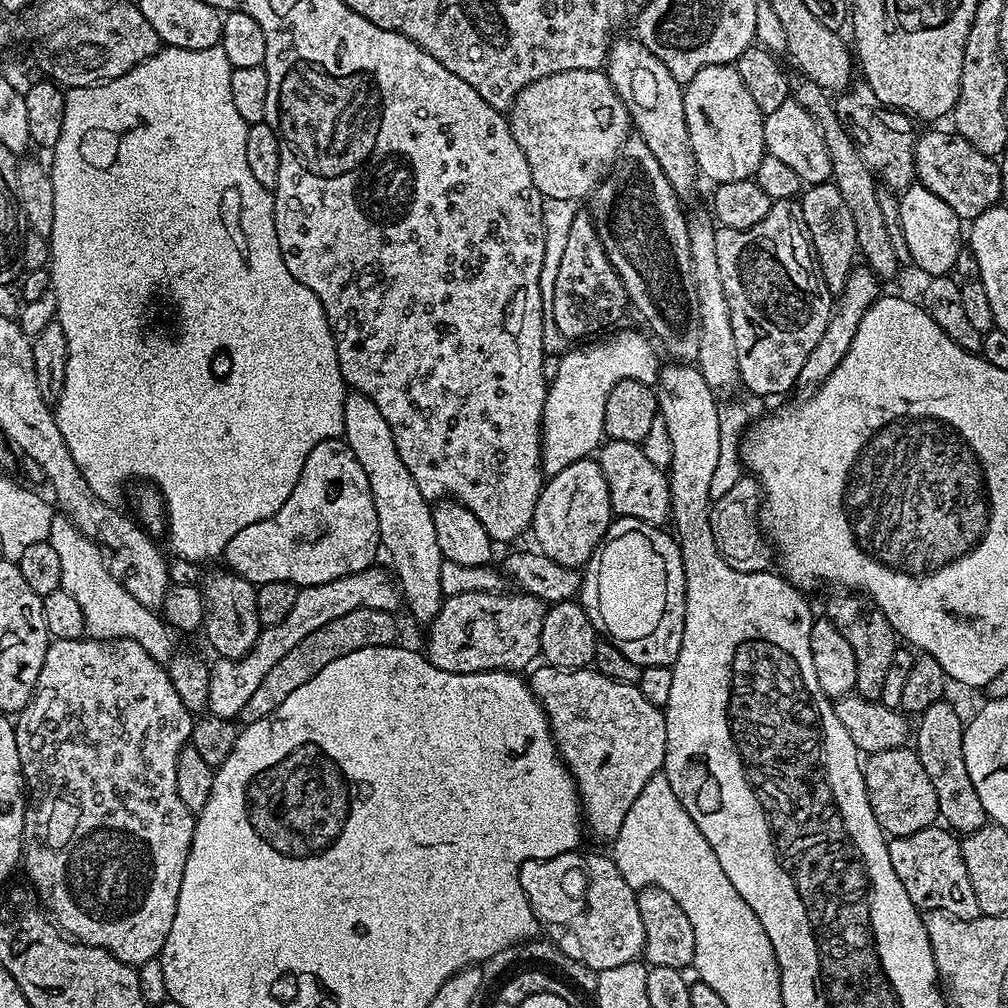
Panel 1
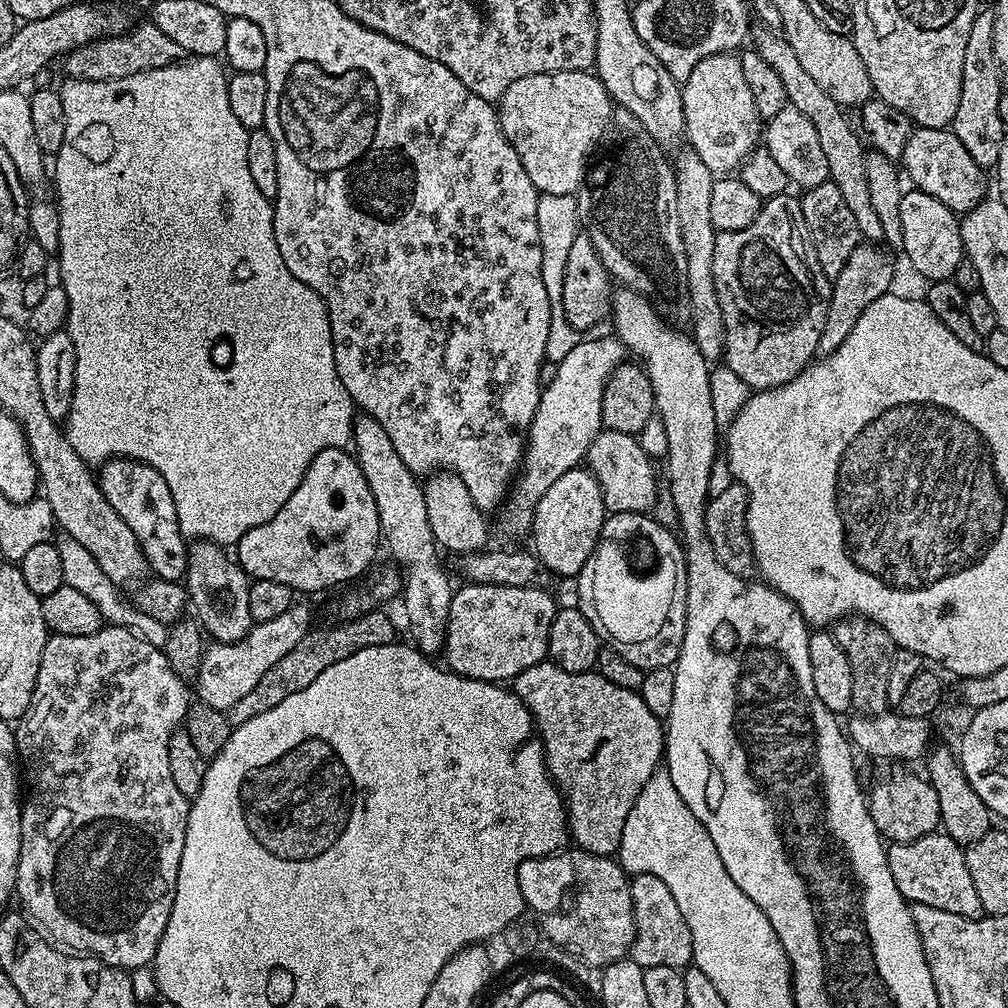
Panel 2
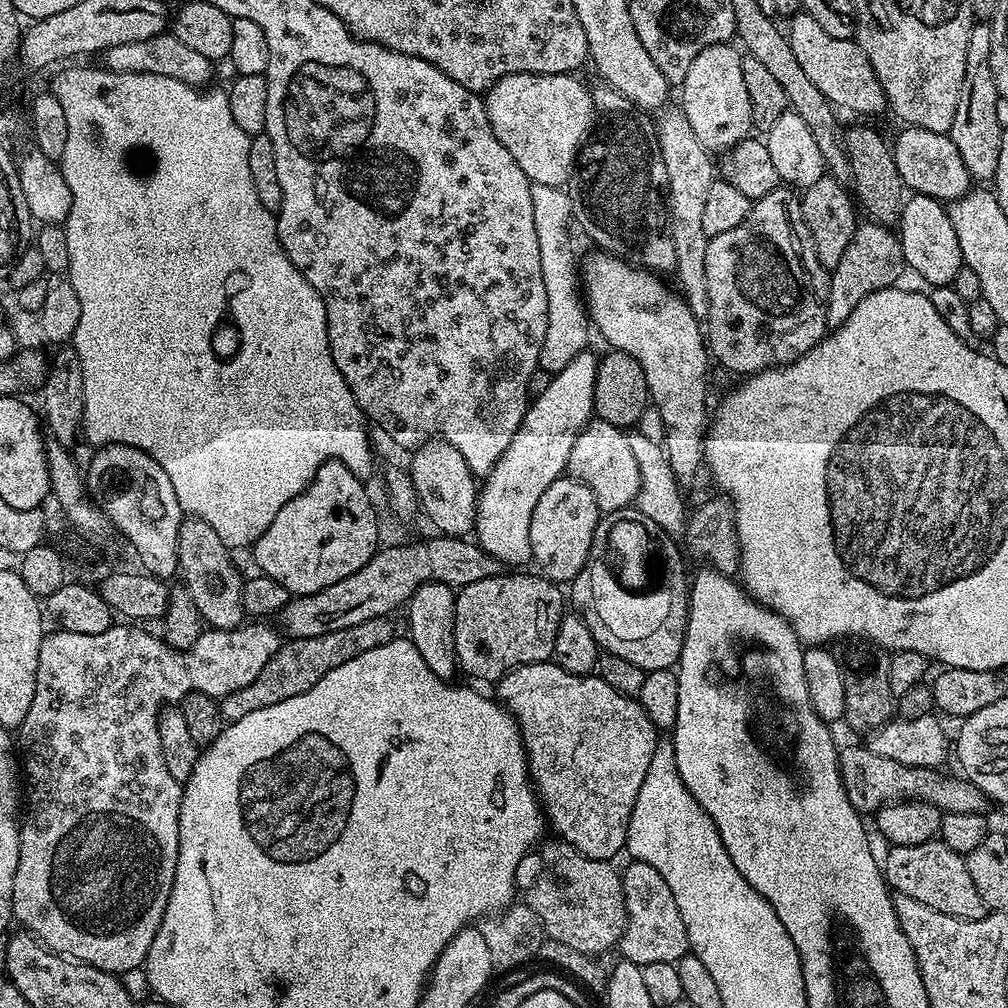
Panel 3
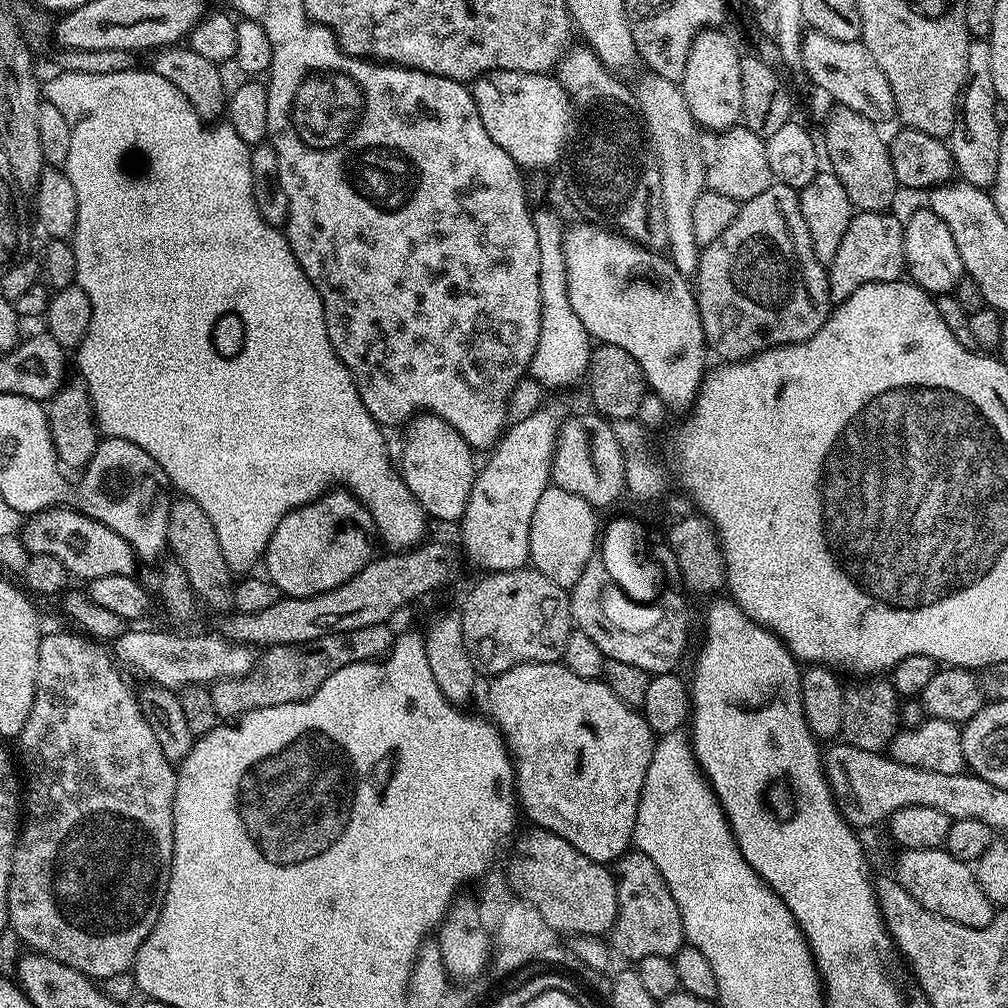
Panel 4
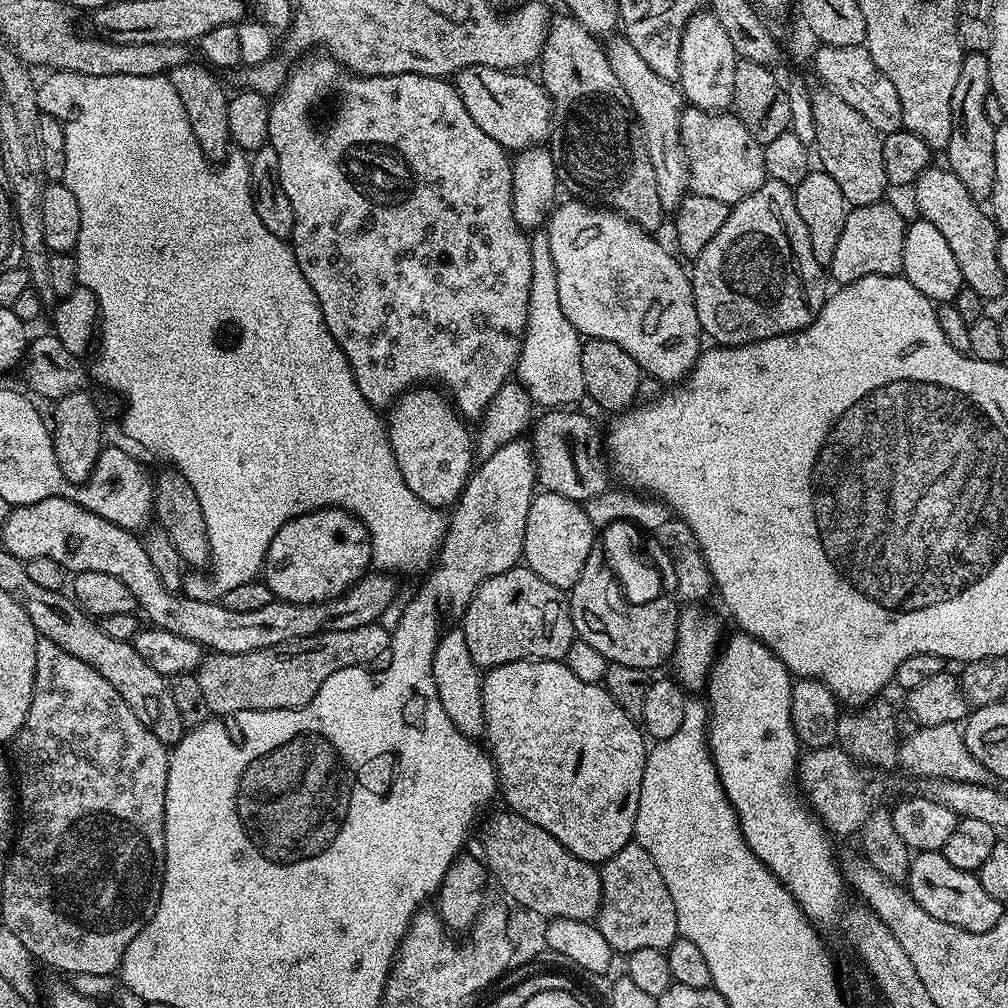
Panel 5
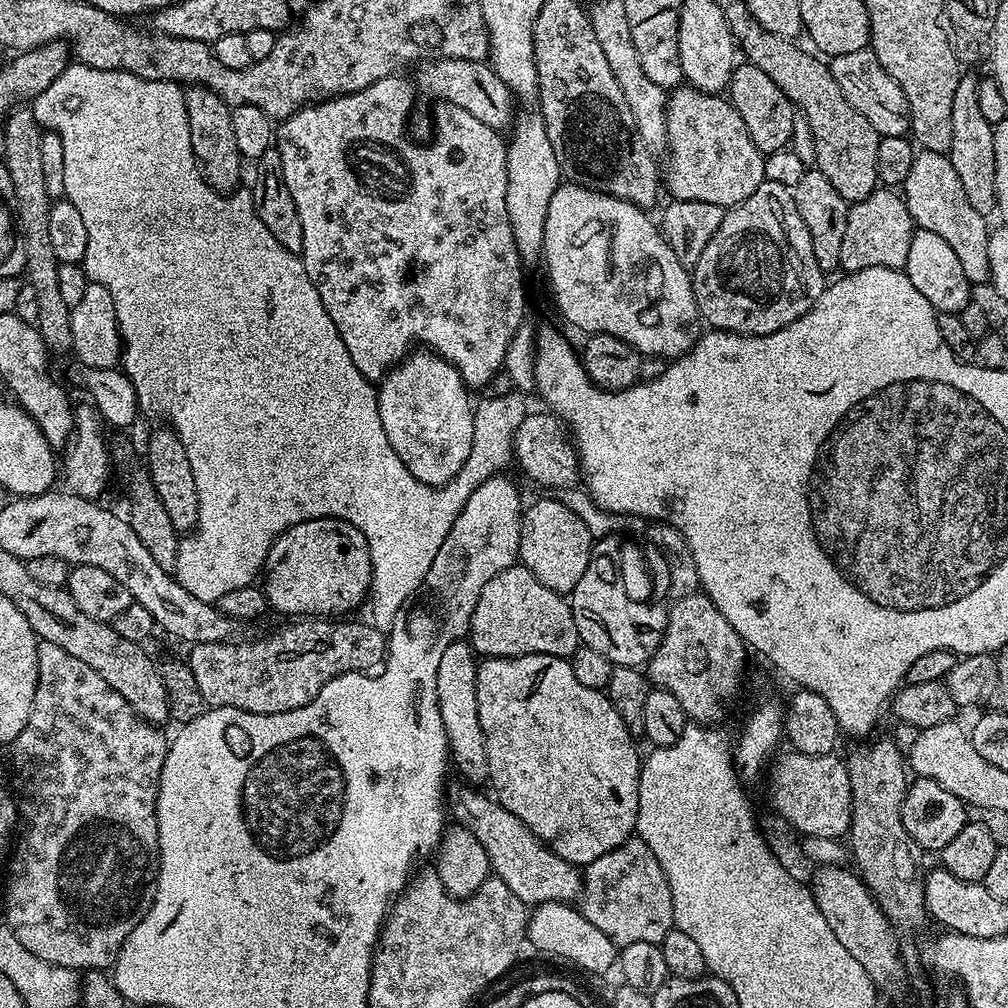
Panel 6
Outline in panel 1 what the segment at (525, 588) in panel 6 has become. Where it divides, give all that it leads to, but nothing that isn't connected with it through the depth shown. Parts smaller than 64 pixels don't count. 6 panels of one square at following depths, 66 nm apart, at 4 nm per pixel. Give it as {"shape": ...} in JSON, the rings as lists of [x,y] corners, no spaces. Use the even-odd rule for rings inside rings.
{"shape":[[[505,590],[502,592],[471,592],[470,594],[454,594],[447,597],[444,601],[444,605],[438,610],[438,614],[427,625],[428,628],[428,649],[426,649],[426,655],[428,660],[438,670],[446,670],[447,672],[514,672],[519,673],[520,668],[527,669],[529,665],[533,663],[532,659],[537,659],[540,656],[540,643],[542,642],[542,622],[544,621],[544,614],[546,611],[546,605],[543,600],[529,596],[519,590],[513,591]]]}

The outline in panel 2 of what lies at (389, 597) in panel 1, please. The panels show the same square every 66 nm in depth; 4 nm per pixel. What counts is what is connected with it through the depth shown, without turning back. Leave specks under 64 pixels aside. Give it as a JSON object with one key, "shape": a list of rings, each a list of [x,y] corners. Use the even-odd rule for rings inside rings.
{"shape":[[[293,603],[286,614],[278,618],[273,618],[270,622],[253,624],[252,629],[242,638],[233,644],[222,644],[212,642],[204,649],[204,657],[200,662],[198,681],[200,680],[200,692],[203,703],[215,708],[226,710],[234,706],[234,702],[239,702],[254,686],[258,686],[258,681],[266,675],[266,670],[274,666],[274,662],[286,658],[302,638],[313,627],[312,608],[308,604]]]}

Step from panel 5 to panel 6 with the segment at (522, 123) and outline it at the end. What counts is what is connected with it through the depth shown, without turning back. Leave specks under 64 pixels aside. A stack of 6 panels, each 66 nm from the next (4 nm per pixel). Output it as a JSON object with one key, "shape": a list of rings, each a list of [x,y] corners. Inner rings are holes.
{"shape":[[[446,58],[421,63],[415,72],[415,87],[423,95],[425,92],[426,95],[433,96],[433,101],[462,106],[462,110],[474,114],[478,122],[486,122],[486,126],[497,130],[507,129],[513,123],[517,101],[506,86],[506,82],[498,78],[491,63],[466,58]]]}

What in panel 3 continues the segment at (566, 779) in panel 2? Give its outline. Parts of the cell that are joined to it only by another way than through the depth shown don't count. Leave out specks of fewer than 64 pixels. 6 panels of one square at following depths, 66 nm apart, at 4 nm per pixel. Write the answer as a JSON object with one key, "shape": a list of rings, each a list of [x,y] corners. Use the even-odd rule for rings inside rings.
{"shape":[[[554,662],[527,664],[521,668],[515,668],[512,672],[507,672],[495,685],[495,688],[497,692],[495,692],[495,695],[498,697],[499,703],[508,709],[520,728],[520,733],[524,739],[524,751],[528,753],[528,774],[532,787],[536,789],[540,807],[551,831],[553,828],[565,840],[563,843],[567,847],[580,853],[586,859],[615,861],[615,856],[619,852],[623,853],[628,843],[628,823],[630,822],[630,814],[634,810],[634,798],[638,798],[638,790],[646,778],[650,758],[654,758],[654,750],[658,743],[658,737],[656,737],[658,736],[658,730],[650,722],[650,718],[646,714],[646,710],[640,705],[639,699],[623,696],[621,692],[614,690],[614,686],[606,686],[606,682],[602,682],[600,677],[595,674],[586,676],[570,674]]]}

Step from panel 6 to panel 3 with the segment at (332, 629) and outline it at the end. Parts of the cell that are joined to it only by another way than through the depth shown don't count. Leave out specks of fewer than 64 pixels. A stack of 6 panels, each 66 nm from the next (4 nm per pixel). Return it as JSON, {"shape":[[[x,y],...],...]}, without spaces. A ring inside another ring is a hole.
{"shape":[[[386,616],[370,618],[370,622],[362,622],[362,626],[346,626],[346,630],[334,630],[334,634],[289,639],[281,643],[278,654],[274,654],[274,658],[262,666],[262,674],[258,674],[250,686],[242,686],[242,690],[234,690],[234,694],[219,701],[222,718],[226,722],[246,718],[246,714],[254,714],[254,710],[266,710],[266,706],[275,706],[278,702],[286,702],[286,698],[298,698],[298,694],[306,694],[306,690],[322,682],[322,678],[334,670],[334,666],[342,666],[342,662],[350,662],[350,658],[366,654],[366,650],[386,646],[386,642],[394,639],[392,622]]]}

